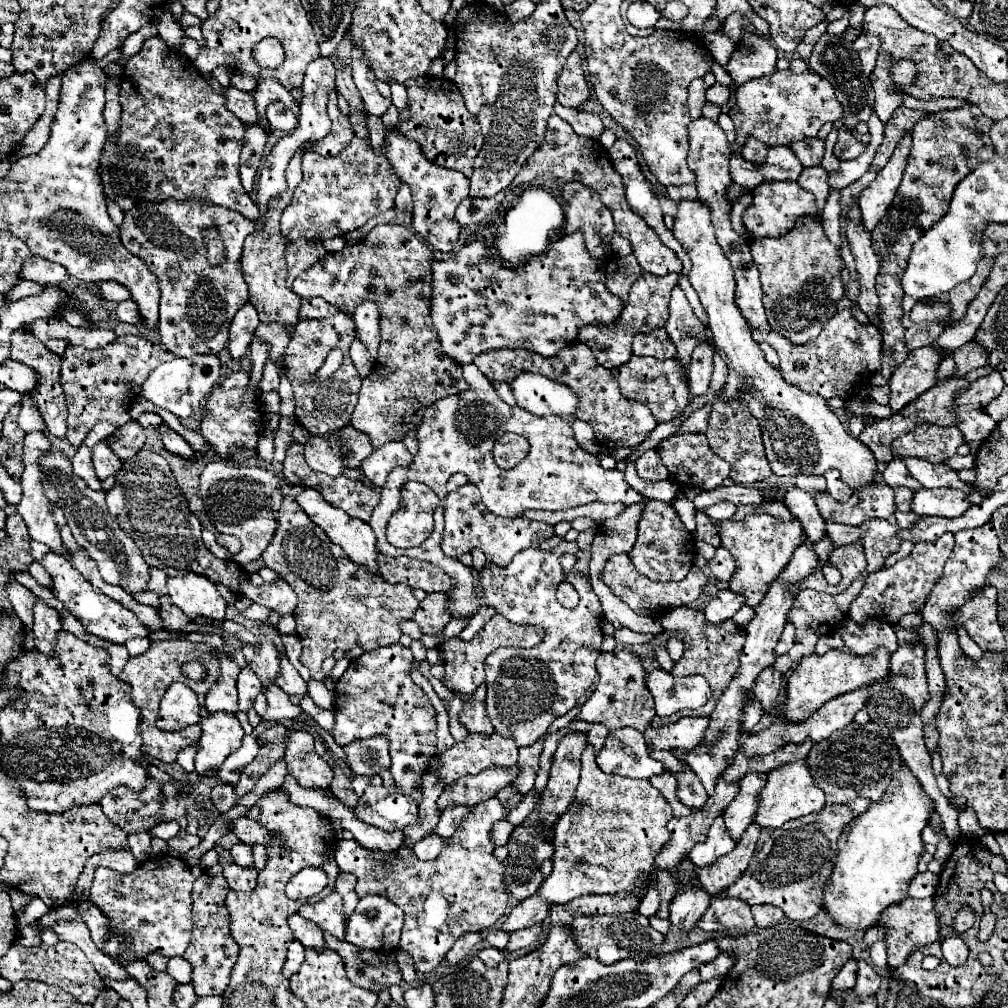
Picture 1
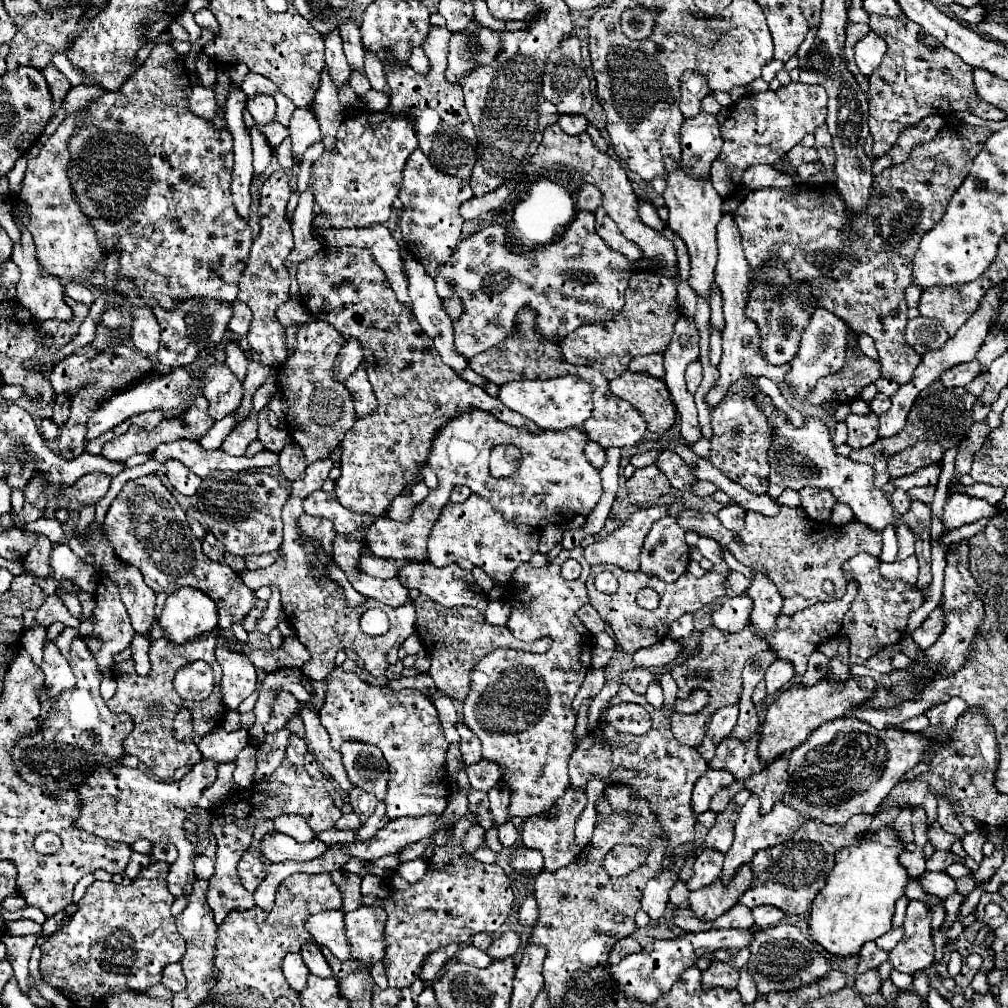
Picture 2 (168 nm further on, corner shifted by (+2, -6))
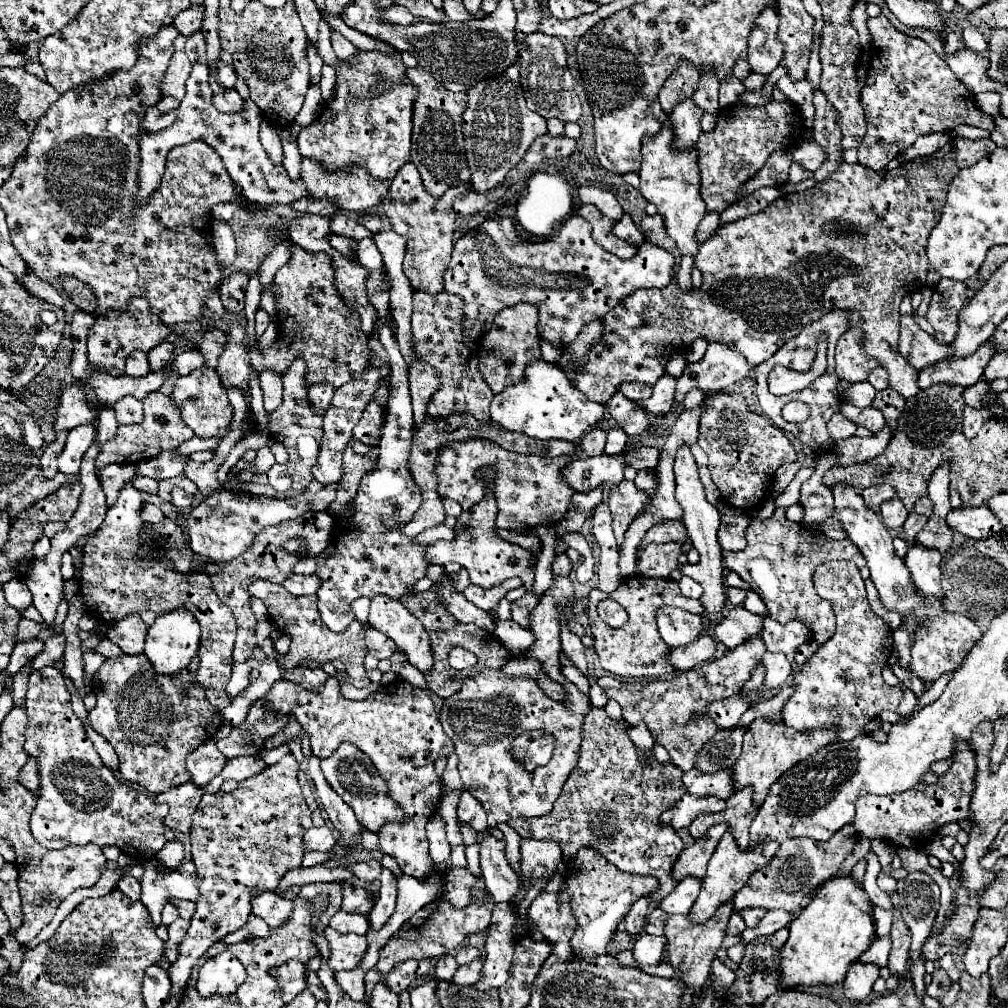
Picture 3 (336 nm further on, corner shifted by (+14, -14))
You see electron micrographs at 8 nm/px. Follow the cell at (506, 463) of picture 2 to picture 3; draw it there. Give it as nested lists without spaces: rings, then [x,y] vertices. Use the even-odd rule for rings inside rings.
[[[481,468],[478,474],[481,475],[488,486],[486,498],[478,506],[474,506],[474,508],[470,508],[470,510],[466,510],[466,512],[462,512],[458,516],[458,522],[454,526],[454,532],[456,532],[454,540],[450,540],[450,542],[440,540],[440,542],[428,546],[428,560],[432,564],[440,564],[440,566],[444,566],[448,562],[458,562],[462,568],[468,570],[472,584],[476,584],[480,588],[492,588],[492,586],[502,584],[508,578],[518,576],[522,580],[522,586],[526,588],[526,594],[518,600],[518,603],[512,603],[511,618],[520,624],[524,630],[530,630],[530,624],[528,624],[530,614],[538,606],[538,600],[540,600],[540,596],[532,592],[534,590],[532,588],[534,586],[534,572],[530,572],[532,552],[528,552],[528,550],[524,550],[524,548],[520,548],[516,544],[510,544],[510,542],[502,540],[500,536],[496,536],[496,532],[494,532],[494,528],[496,528],[496,522],[494,522],[494,518],[496,518],[496,502],[494,502],[492,492],[495,472],[492,468]]]

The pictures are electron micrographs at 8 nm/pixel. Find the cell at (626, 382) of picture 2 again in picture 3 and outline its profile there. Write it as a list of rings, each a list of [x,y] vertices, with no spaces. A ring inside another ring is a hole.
[[[616,392],[610,402],[606,404],[610,416],[616,420],[616,424],[628,434],[628,436],[642,436],[650,432],[648,414],[642,412],[632,400],[624,398],[622,392]]]

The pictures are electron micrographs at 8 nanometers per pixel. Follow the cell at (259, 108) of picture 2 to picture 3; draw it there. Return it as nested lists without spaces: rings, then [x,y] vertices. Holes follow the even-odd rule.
[[[222,90],[220,94],[212,96],[212,104],[218,112],[238,112],[242,108],[242,96],[236,90]]]

